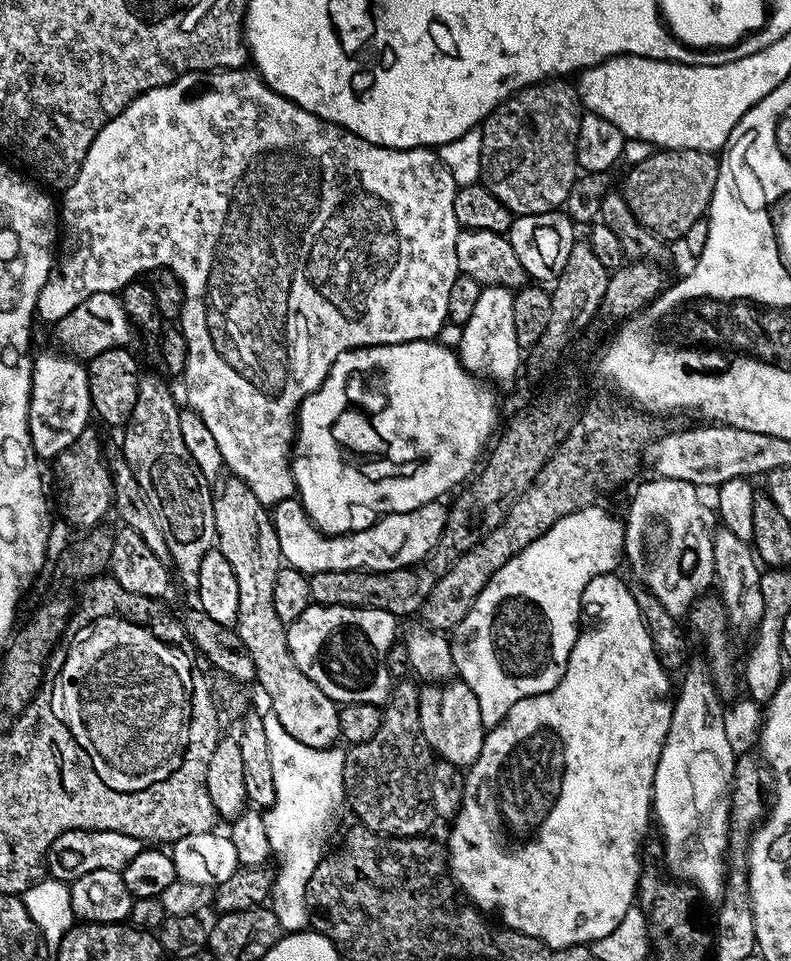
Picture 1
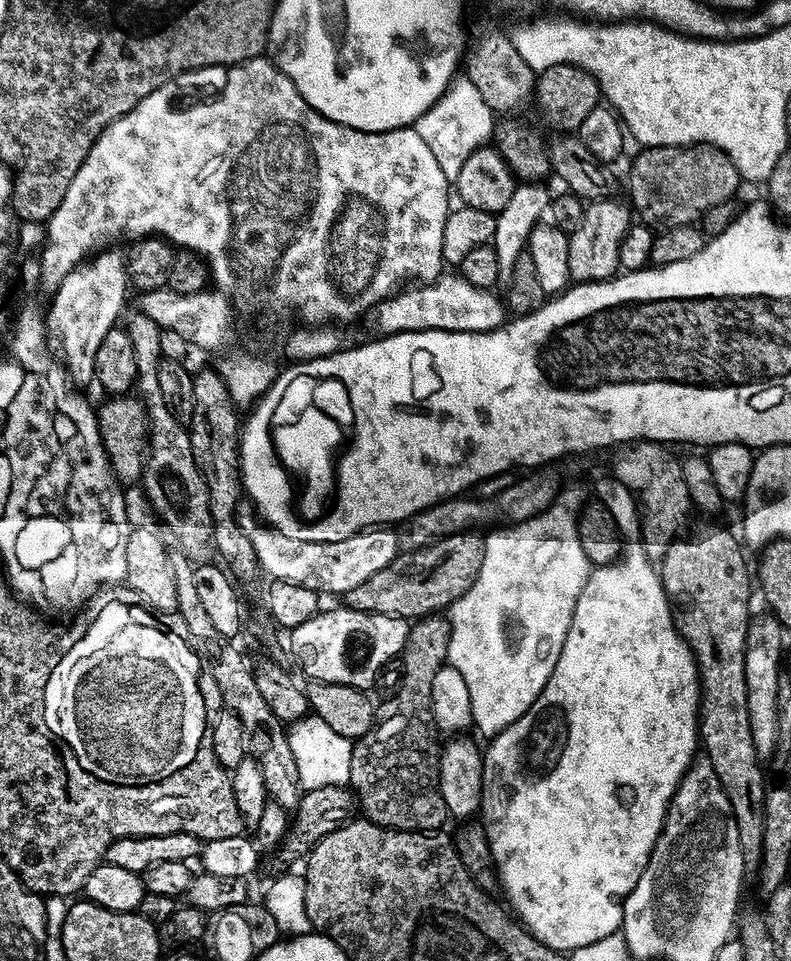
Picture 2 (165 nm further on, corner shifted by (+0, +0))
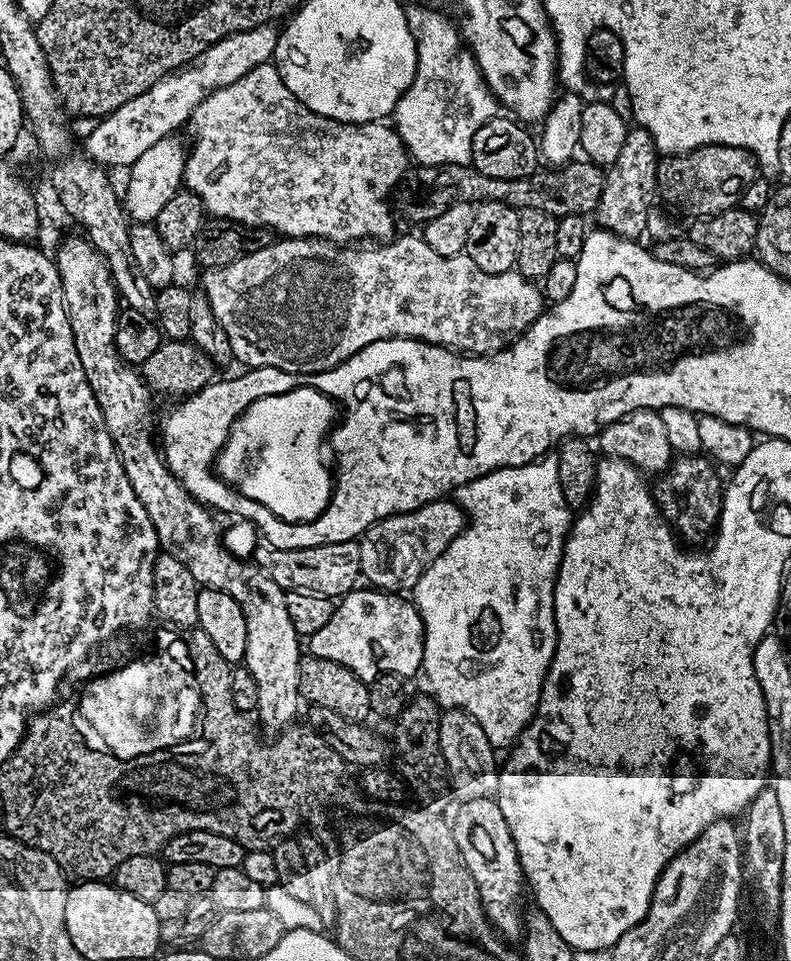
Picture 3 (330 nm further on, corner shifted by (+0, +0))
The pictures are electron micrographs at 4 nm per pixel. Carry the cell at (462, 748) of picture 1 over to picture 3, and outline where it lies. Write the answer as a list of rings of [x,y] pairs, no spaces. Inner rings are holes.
[[[491,796],[465,800],[459,806],[461,808],[457,810],[456,817],[451,817],[450,820],[454,842],[458,842],[458,851],[462,853],[478,886],[488,923],[501,937],[519,941],[522,936],[522,912],[519,907],[516,909],[516,903],[519,902],[520,895],[526,892],[526,881],[524,871],[520,869],[518,850],[514,846],[510,826],[506,826],[506,818],[502,818],[502,810]]]

